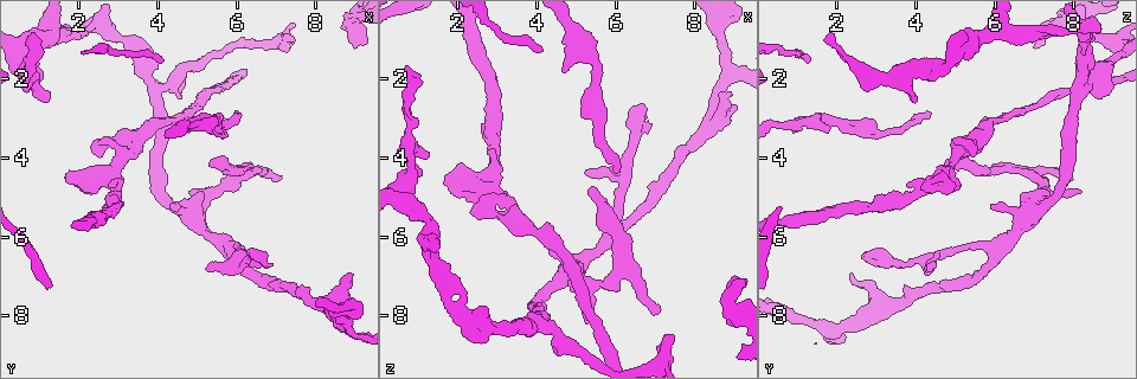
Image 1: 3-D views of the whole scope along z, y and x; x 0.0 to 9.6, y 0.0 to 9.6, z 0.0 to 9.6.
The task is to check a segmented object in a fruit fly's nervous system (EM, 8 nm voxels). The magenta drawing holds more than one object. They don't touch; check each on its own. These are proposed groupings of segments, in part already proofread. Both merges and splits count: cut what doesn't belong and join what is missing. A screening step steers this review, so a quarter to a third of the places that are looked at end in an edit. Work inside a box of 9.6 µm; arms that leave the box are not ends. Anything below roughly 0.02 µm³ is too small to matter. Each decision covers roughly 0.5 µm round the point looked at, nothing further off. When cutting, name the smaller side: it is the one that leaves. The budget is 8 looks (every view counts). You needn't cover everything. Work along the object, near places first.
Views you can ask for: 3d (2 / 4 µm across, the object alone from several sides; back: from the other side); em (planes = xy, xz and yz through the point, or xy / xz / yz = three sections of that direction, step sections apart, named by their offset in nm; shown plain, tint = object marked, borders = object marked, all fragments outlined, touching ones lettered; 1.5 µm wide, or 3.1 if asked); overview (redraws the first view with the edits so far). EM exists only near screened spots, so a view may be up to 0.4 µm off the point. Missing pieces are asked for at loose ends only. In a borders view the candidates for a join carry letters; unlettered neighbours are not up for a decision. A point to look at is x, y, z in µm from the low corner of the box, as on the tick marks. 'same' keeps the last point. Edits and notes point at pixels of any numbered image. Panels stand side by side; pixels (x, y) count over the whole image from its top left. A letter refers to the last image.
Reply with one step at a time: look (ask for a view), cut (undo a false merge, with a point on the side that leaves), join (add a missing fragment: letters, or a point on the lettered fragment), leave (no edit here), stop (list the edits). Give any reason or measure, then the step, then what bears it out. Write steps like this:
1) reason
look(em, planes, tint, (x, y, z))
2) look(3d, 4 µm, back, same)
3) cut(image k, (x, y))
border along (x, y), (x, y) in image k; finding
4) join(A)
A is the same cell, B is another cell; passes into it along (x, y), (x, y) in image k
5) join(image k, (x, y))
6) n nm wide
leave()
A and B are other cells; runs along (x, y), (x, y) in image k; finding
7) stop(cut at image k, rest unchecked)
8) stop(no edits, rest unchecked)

free end
look(em, planes, borders, (7.10, 4.50, 7.90))

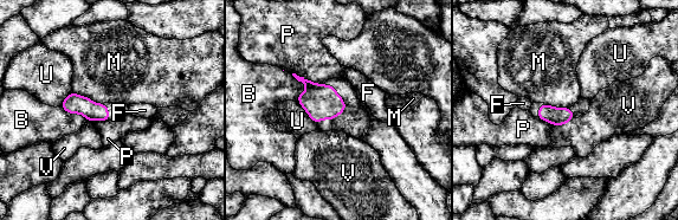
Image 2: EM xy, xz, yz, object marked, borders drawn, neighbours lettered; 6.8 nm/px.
leave()
B, F, M, P, U and V are other cells; border along (292, 72), (323, 84) in image 2; none of them fits

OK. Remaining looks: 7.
free end
look(3d, 4 µm, back, (8.95, 1.15, 7.05))

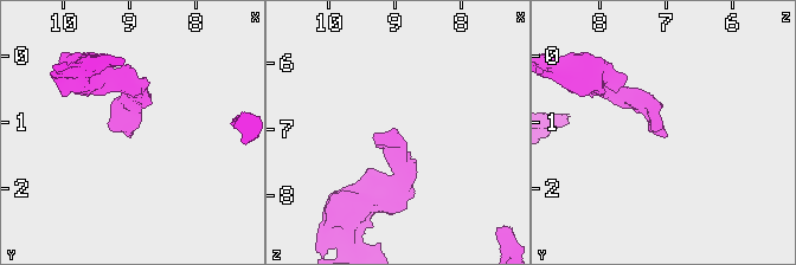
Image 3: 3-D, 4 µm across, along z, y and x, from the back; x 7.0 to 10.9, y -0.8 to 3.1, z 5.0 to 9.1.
need the tissue
look(em, planes, borders, (9.00, 1.20, 7.00))

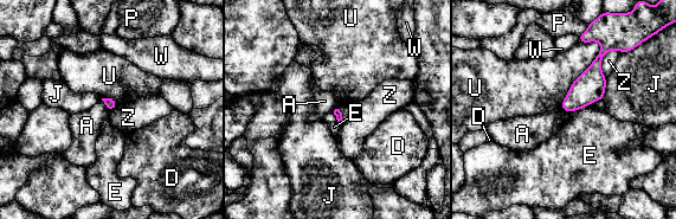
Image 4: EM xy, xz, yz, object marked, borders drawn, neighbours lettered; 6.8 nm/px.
U touches over 500 nm
leave()
A, D, E, J, P, U, W and Z are other cells; none of them fits

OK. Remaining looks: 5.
an open end
look(em, planes, borders, (1.20, 2.55, 4.05))

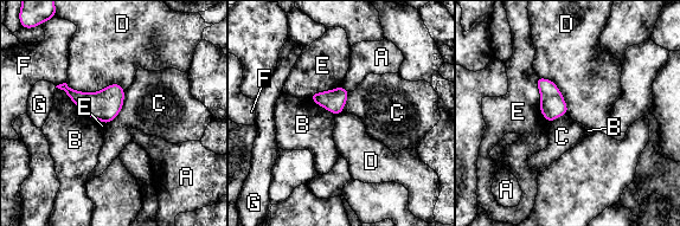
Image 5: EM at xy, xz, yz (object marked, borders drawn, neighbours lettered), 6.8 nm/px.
D touches over 400 nm
leave()
A, B, C, D, E, F and G are other cells; no lettered fragment goes on from it

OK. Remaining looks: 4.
look(em, planes, tint, (1.70, 4.65, 4.50))

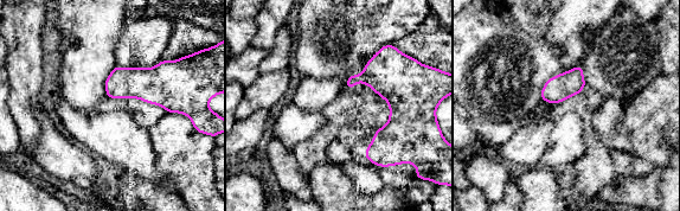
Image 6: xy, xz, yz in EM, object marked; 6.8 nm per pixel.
look(em, planes, borders, same)

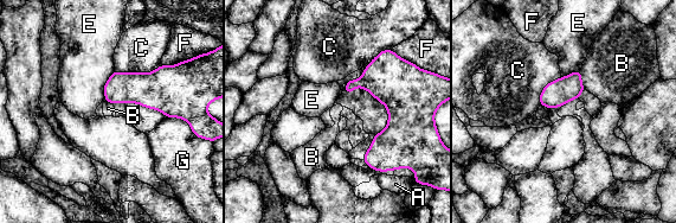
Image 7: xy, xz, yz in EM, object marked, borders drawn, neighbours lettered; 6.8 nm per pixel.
leave()
A, B, C, E, F and G are other cells; border along (114, 70), (104, 84), (103, 97) in image 7; no lettered fragment goes on from it

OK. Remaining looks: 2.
stop(no edits, rest unchecked)

